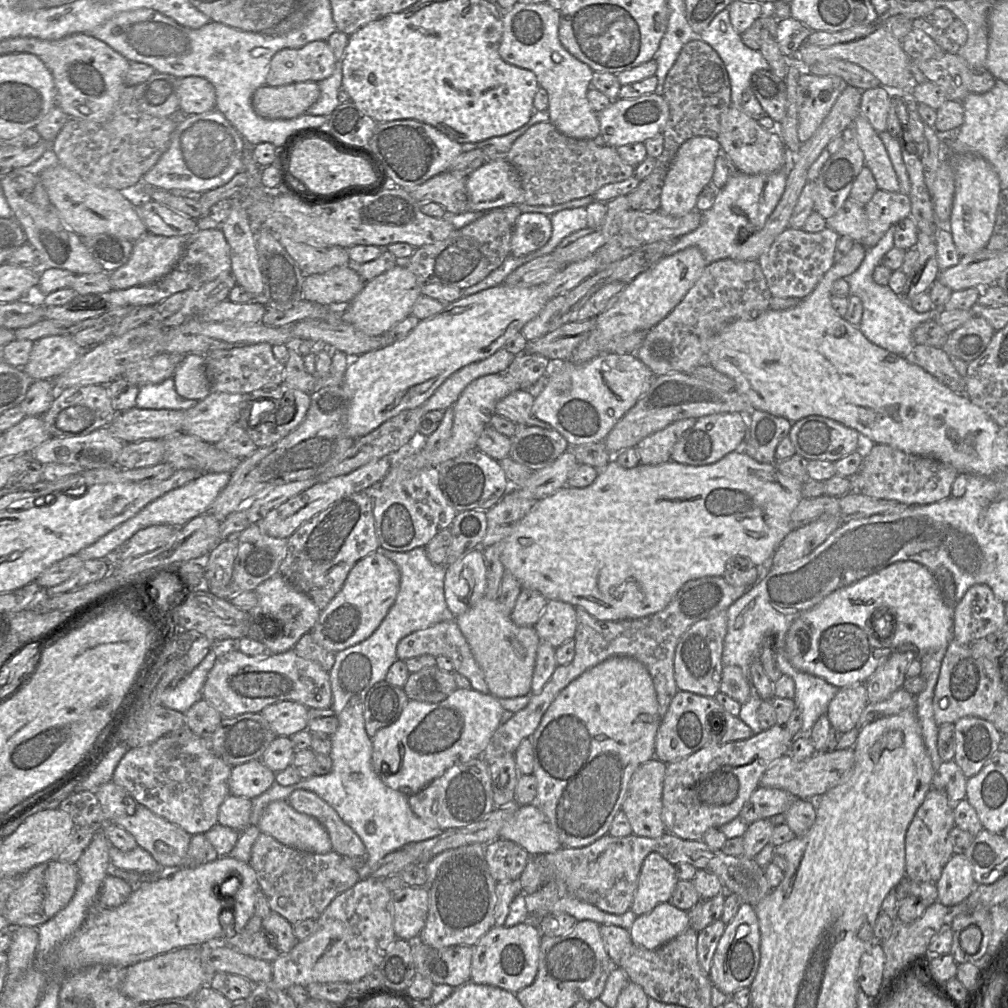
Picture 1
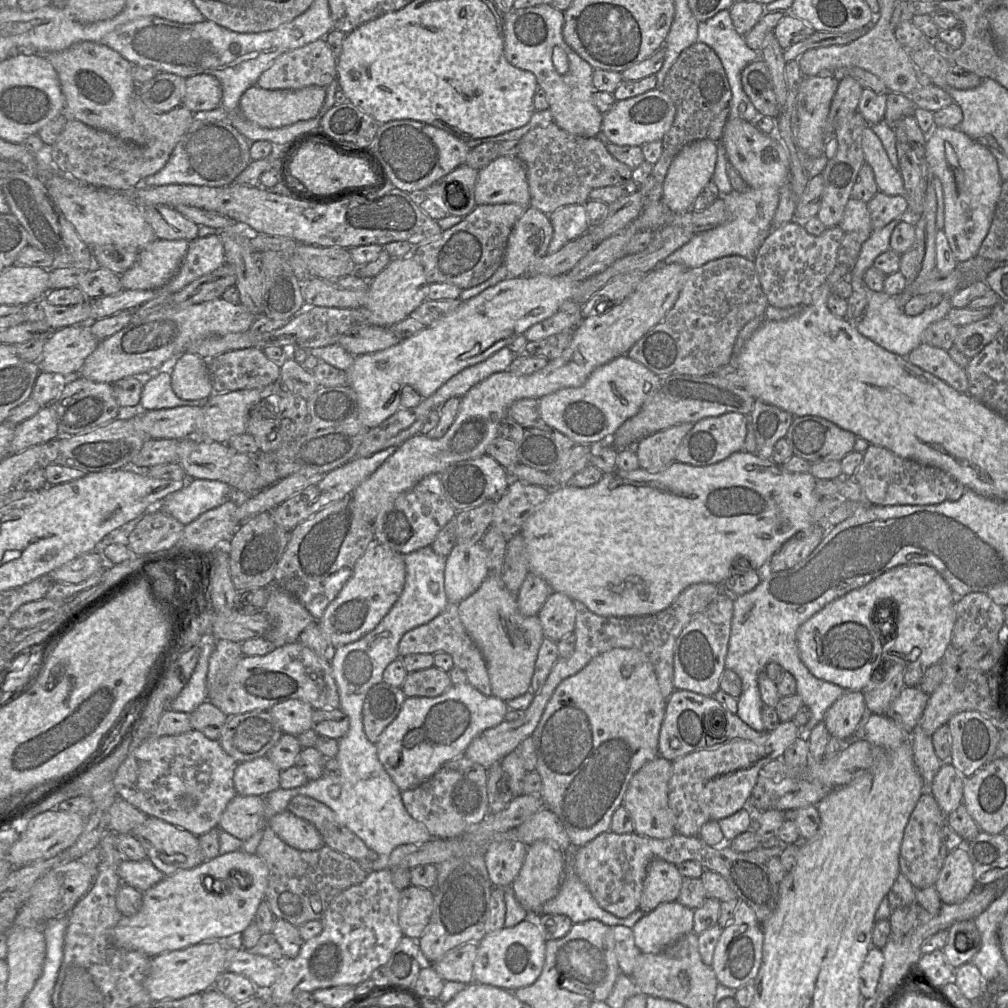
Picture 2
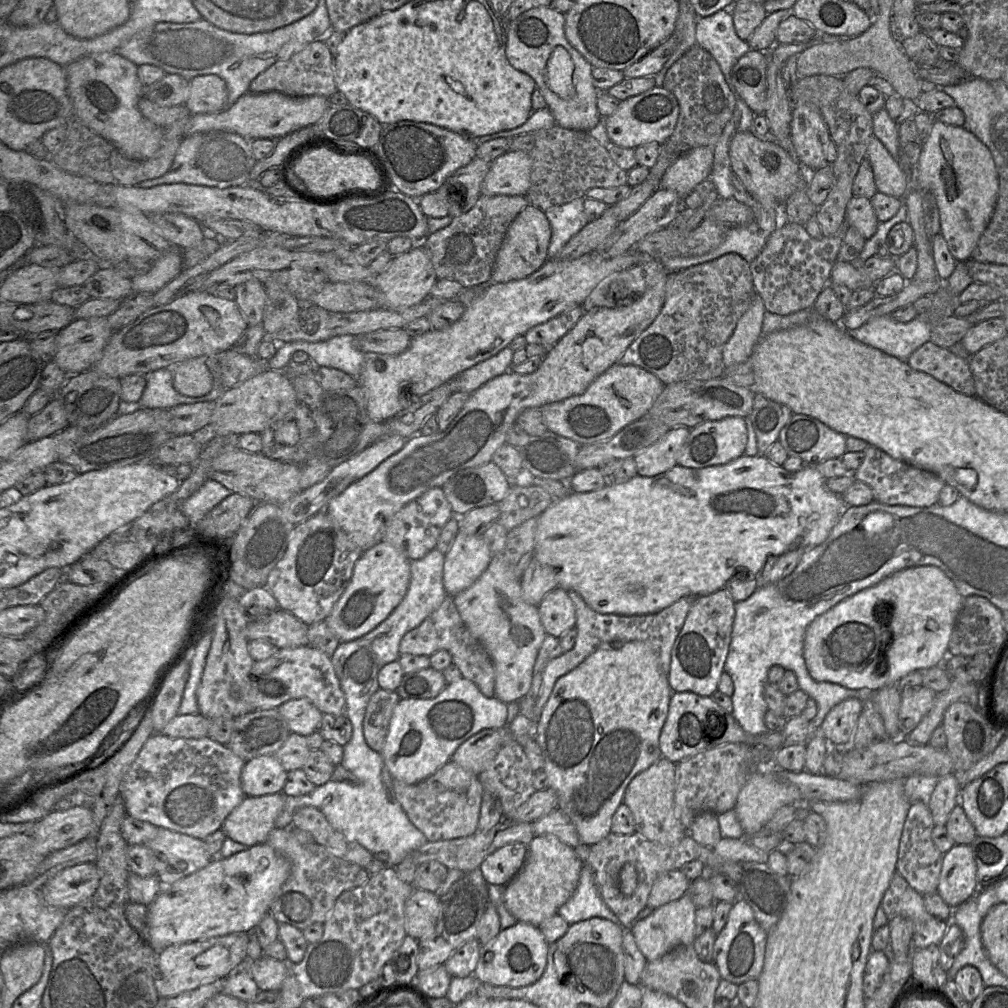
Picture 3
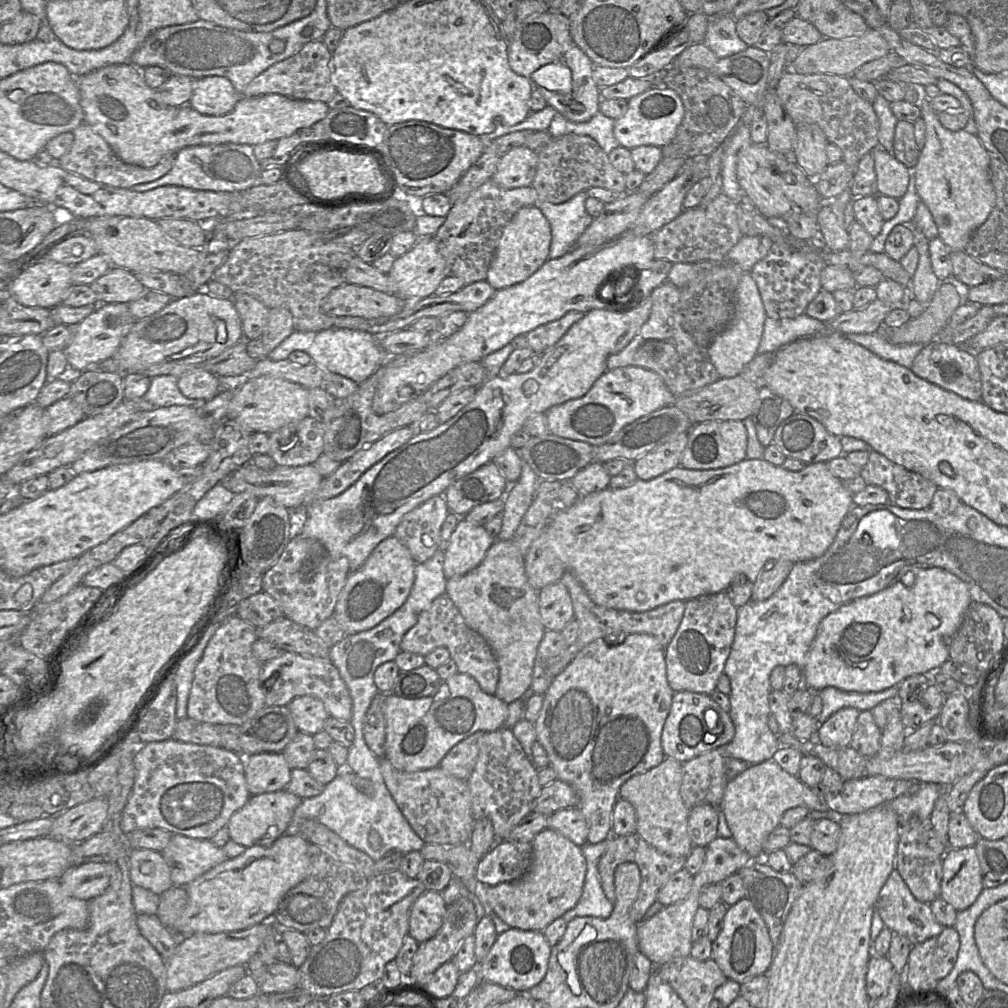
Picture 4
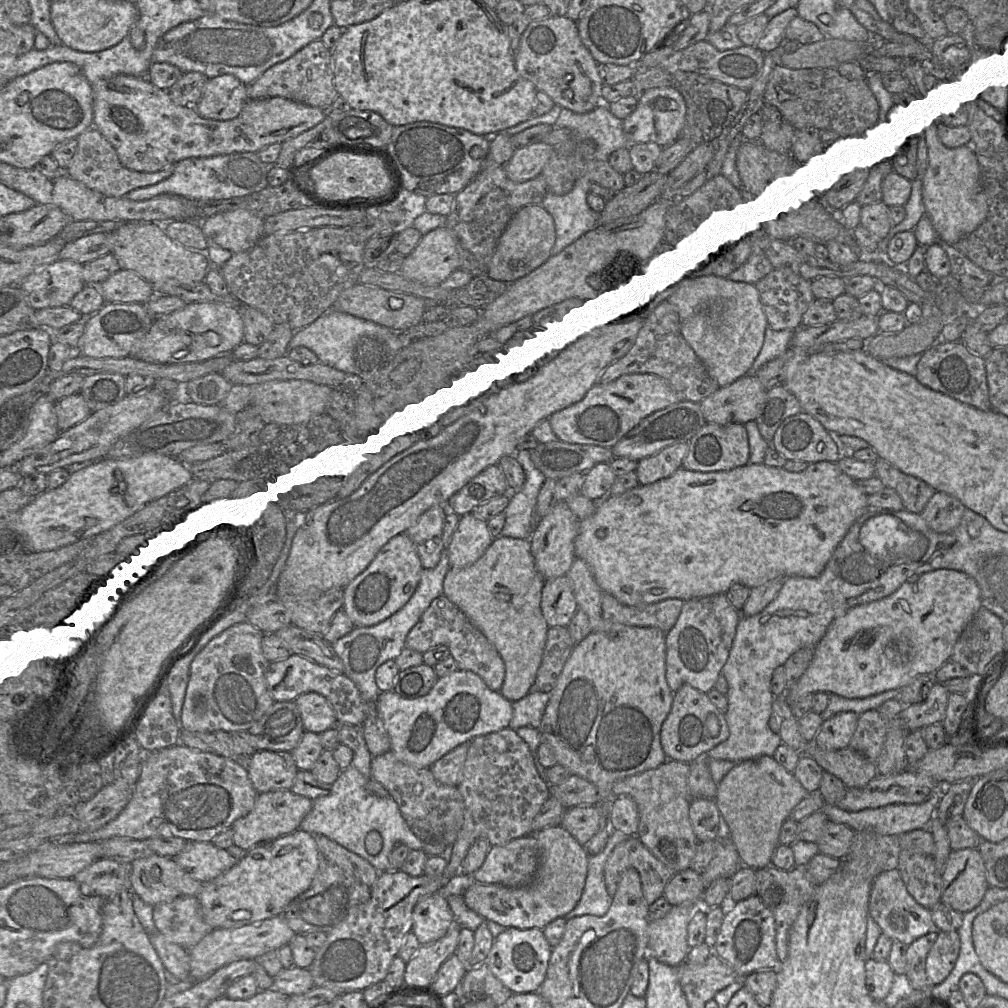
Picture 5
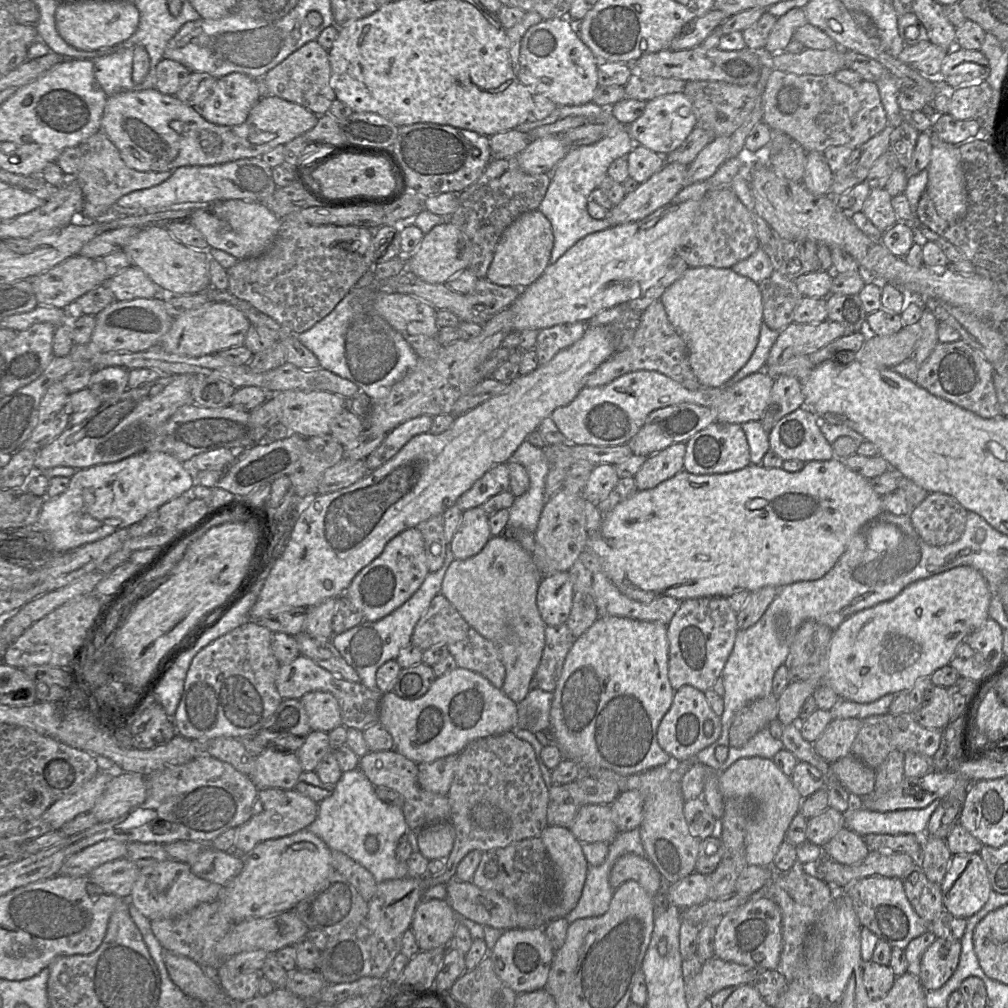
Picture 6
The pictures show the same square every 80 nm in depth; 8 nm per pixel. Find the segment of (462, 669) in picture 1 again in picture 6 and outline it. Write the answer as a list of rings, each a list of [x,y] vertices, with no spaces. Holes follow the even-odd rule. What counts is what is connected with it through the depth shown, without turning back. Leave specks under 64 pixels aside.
[[[441,593],[432,599],[427,611],[417,622],[411,643],[422,651],[436,644],[446,645],[449,654],[453,656],[458,667],[482,675],[496,688],[501,689],[503,687],[505,666],[500,659],[497,646],[469,626],[450,601]]]

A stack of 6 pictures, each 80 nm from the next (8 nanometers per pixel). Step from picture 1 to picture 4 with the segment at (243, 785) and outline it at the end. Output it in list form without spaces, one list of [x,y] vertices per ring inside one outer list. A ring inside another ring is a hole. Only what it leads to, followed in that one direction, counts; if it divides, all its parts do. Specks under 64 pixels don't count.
[[[263,752],[245,758],[246,785],[251,796],[285,790],[291,768],[282,752]]]

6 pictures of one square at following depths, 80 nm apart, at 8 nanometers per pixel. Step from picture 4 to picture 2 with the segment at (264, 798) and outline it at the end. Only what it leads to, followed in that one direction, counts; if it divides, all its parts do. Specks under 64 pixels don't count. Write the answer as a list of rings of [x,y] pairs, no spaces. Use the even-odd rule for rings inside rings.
[[[236,795],[223,811],[218,828],[245,841],[265,827],[264,796]]]

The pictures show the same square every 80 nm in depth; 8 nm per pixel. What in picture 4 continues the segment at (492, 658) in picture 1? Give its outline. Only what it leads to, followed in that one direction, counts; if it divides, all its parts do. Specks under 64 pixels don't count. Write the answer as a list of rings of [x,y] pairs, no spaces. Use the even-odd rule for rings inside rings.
[[[495,540],[476,568],[465,575],[449,578],[446,583],[445,593],[454,602],[467,626],[486,640],[496,656],[499,681],[495,696],[507,705],[531,693],[535,658],[546,631],[540,618],[539,591],[529,584],[525,571],[525,555],[511,540]]]

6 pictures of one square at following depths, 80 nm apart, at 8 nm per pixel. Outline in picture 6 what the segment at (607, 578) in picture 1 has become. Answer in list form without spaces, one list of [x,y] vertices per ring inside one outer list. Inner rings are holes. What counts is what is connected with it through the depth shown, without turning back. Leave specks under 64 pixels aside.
[[[838,458],[806,462],[799,472],[788,472],[782,468],[766,468],[761,464],[749,464],[743,469],[722,474],[696,475],[682,469],[652,489],[638,490],[604,515],[600,529],[589,535],[586,550],[598,556],[606,576],[623,595],[631,600],[649,603],[663,596],[673,597],[680,601],[704,597],[728,598],[742,591],[755,592],[765,586],[782,588],[796,582],[822,578],[845,552],[852,537],[874,522],[882,512],[881,496],[872,489],[869,480],[849,469],[843,460]]]

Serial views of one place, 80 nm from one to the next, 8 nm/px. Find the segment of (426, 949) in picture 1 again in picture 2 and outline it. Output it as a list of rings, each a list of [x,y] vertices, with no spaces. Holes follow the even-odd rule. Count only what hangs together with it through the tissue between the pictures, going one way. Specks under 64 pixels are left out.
[[[464,943],[453,948],[431,965],[444,981],[473,983],[473,964],[477,948],[478,943]]]

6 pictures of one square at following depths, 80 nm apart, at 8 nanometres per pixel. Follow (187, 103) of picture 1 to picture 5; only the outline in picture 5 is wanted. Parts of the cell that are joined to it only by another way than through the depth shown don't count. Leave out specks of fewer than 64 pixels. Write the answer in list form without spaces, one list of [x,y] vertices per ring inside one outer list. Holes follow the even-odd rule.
[[[224,74],[208,79],[194,108],[204,118],[224,121],[236,118],[247,101],[247,86],[234,75]]]

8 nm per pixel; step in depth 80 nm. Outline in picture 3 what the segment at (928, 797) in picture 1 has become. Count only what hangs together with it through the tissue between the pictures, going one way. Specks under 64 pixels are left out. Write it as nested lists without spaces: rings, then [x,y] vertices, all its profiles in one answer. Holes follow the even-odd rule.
[[[915,802],[910,806],[904,822],[896,863],[896,871],[919,894],[937,892],[943,855],[934,845],[931,834],[935,824],[928,805]]]

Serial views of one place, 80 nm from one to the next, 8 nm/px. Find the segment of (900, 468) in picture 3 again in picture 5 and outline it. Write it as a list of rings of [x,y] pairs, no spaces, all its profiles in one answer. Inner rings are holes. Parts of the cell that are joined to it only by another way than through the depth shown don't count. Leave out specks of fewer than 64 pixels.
[[[878,457],[875,474],[886,488],[894,489],[902,499],[904,508],[913,513],[921,513],[936,490],[924,481],[907,475]]]

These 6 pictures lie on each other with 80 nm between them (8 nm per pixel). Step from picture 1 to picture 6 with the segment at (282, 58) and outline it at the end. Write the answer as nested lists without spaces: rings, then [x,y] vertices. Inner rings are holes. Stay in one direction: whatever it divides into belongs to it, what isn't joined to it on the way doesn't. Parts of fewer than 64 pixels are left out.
[[[311,40],[259,79],[261,96],[278,96],[297,103],[316,115],[323,115],[328,113],[332,101],[336,99],[335,92],[330,86],[330,75],[328,51],[316,40]]]

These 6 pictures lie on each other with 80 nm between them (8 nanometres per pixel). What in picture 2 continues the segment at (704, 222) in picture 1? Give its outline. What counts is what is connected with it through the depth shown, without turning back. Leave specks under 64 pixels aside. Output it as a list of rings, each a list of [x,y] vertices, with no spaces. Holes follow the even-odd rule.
[[[775,187],[759,189],[747,188],[744,192],[731,191],[720,196],[726,203],[730,219],[712,229],[695,233],[691,239],[667,256],[662,264],[681,264],[686,268],[696,268],[725,256],[739,255],[754,260],[759,248],[772,230],[780,190]]]

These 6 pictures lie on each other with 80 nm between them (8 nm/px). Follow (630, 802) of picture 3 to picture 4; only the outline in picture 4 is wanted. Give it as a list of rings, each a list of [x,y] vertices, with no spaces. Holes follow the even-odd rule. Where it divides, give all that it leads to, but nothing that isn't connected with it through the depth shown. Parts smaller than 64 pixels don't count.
[[[665,758],[658,766],[629,778],[619,790],[619,798],[628,801],[636,811],[636,833],[659,852],[672,857],[687,857],[694,847],[688,832],[690,810],[684,805],[680,793],[682,766],[674,759]]]

